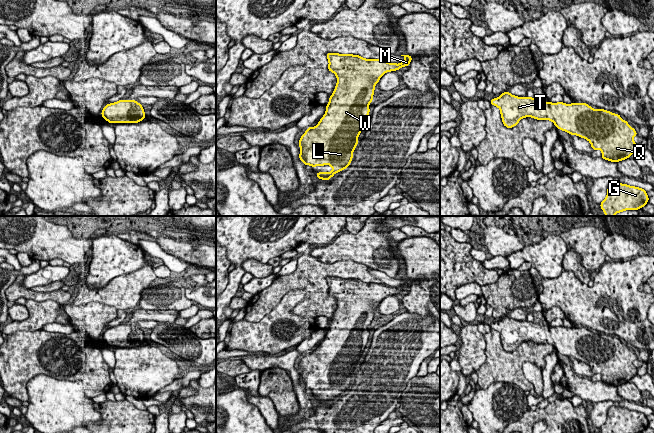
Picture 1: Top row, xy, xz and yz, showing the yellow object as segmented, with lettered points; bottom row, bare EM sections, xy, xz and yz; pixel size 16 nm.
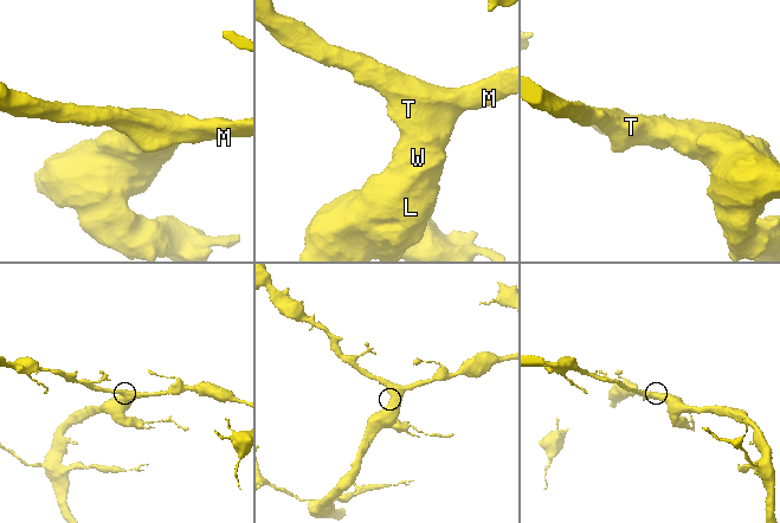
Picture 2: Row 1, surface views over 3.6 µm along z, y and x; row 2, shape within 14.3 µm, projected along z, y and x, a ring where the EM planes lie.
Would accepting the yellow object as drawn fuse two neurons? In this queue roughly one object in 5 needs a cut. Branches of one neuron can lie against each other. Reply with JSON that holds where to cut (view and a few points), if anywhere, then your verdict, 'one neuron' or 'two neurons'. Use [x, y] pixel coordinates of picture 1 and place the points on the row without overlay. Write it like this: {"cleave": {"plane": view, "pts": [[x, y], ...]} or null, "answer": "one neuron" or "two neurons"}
{"cleave": null, "answer": "one neuron"}

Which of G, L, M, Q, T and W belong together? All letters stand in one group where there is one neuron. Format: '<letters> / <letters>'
G L M Q T W

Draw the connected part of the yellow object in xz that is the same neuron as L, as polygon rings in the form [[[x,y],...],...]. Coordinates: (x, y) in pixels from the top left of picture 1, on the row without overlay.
[[[326,278],[329,289],[328,294],[333,296],[337,302],[337,308],[329,327],[326,329],[326,336],[315,351],[309,351],[299,364],[299,382],[304,389],[312,391],[330,389],[331,396],[318,396],[318,403],[329,405],[335,397],[346,393],[353,382],[353,375],[358,368],[358,360],[366,348],[369,339],[369,328],[372,326],[375,309],[386,297],[399,294],[409,290],[412,280],[404,280],[403,286],[396,288],[384,285],[383,283],[366,283],[360,279],[353,278]]]

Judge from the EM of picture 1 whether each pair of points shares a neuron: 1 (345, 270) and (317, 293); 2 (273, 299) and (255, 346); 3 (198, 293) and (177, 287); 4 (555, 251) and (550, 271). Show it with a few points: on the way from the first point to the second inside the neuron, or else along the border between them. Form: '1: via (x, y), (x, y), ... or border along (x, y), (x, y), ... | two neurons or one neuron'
1: via (335, 270), (328, 270), (317, 283) | one neuron
2: border along (283, 297), (260, 320), (256, 322), (244, 320) | two neurons
3: border along (184, 286), (184, 294), (192, 302) | two neurons
4: via (550, 256), (550, 266) | one neuron

